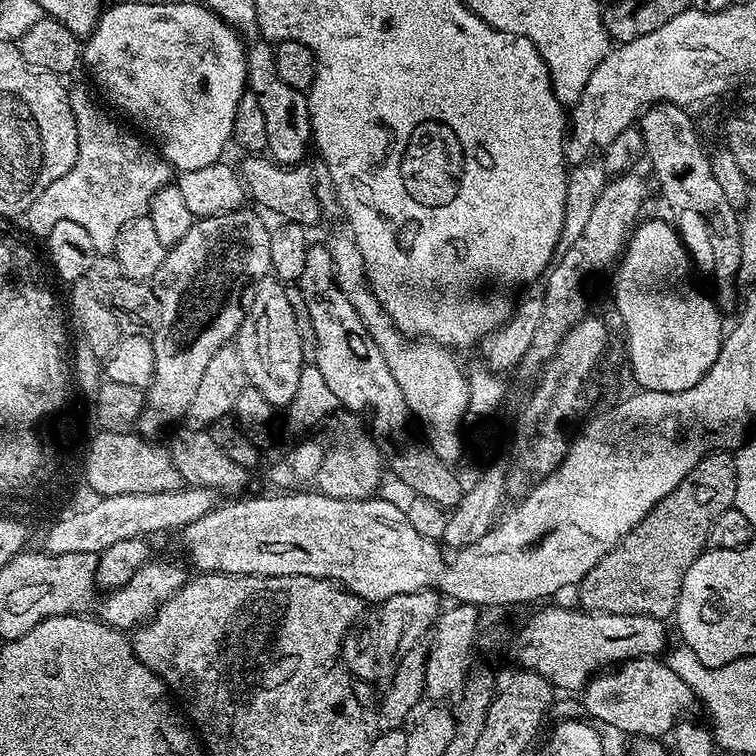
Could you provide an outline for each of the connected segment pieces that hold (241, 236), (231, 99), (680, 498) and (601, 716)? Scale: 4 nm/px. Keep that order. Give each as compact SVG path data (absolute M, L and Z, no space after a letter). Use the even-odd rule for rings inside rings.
M248 211L197 219L190 234L186 234L186 238L182 238L182 242L175 247L167 249L162 266L158 266L158 274L151 278L150 283L160 307L160 325L150 336L154 346L154 378L146 389L146 424L148 420L152 428L159 424L172 424L175 420L183 421L187 417L190 402L198 391L202 373L206 371L210 358L214 358L222 346L235 341L257 284L272 272L272 233L269 225L264 225L254 213Z
M144 2L105 7L95 28L83 41L82 64L112 95L114 103L121 104L134 119L141 119L141 126L153 136L151 139L158 145L160 155L177 173L202 170L202 166L210 166L223 157L220 155L224 147L232 140L238 102L246 91L248 53L240 33L203 3L166 2L162 6L154 6Z
M731 451L709 452L686 478L666 498L662 498L615 546L580 579L579 607L586 612L605 612L618 615L647 615L661 620L669 619L676 611L682 578L686 570L709 547L710 526L718 522L718 514L736 503L736 465Z
M656 658L630 660L623 666L599 673L585 685L582 694L583 709L591 719L596 718L597 723L617 728L620 732L630 732L634 738L664 738L667 732L669 735L681 723L683 716L680 715L690 711L692 703L697 703L697 700L690 686L686 686L686 682L682 682L682 678L678 678L678 674L670 670L668 664Z

